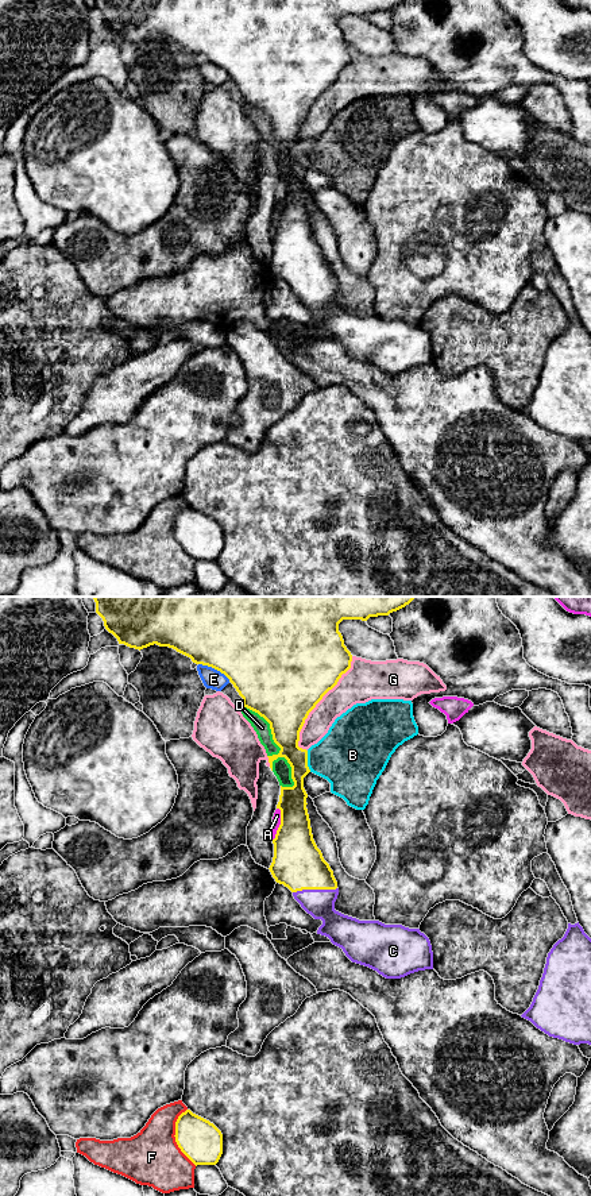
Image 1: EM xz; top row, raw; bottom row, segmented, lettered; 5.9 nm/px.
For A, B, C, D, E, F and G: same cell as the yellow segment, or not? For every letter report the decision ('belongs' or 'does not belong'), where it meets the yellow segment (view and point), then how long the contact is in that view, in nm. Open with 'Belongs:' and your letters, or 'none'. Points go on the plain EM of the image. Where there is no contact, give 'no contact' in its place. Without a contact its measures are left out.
Belongs: C
A: does not belong; meets yellow in xz at (281, 219); contact 200 nm long
B: does not belong; meets yellow in xz at (306, 157); contact 130 nm long
C: belongs; meets yellow in xz at (315, 284); contact 260 nm long
D: does not belong; meets yellow in xz at (277, 139); contact 550 nm long
E: does not belong; meets yellow in xz at (215, 64); contact 220 nm long
F: does not belong; meets yellow in xz at (174, 531); contact 340 nm long
G: does not belong; meets yellow in xz at (319, 96); contact 650 nm long

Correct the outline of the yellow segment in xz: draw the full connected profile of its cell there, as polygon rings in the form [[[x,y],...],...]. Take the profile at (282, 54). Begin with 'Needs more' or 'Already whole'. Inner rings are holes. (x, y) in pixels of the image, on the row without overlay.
Needs more. [[[96,0],[96,8],[103,13],[105,24],[119,39],[143,45],[150,40],[169,42],[188,51],[196,59],[212,62],[224,69],[243,93],[243,101],[258,108],[269,119],[274,138],[281,143],[278,150],[267,151],[273,166],[273,157],[285,153],[291,162],[293,182],[282,182],[277,204],[281,205],[281,220],[277,225],[274,252],[270,267],[277,278],[291,288],[301,302],[322,320],[317,329],[325,331],[343,344],[345,351],[356,359],[376,366],[386,374],[401,374],[410,369],[433,364],[433,347],[429,333],[420,324],[402,320],[385,320],[379,316],[359,316],[335,305],[339,290],[333,266],[317,243],[306,204],[308,189],[304,173],[310,167],[308,146],[298,142],[300,127],[309,108],[332,85],[343,69],[351,63],[352,50],[344,40],[339,19],[343,15],[367,16],[370,12],[389,11],[406,0]]]

